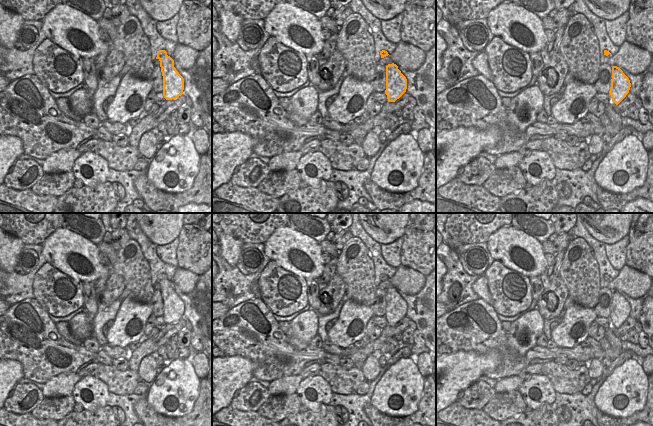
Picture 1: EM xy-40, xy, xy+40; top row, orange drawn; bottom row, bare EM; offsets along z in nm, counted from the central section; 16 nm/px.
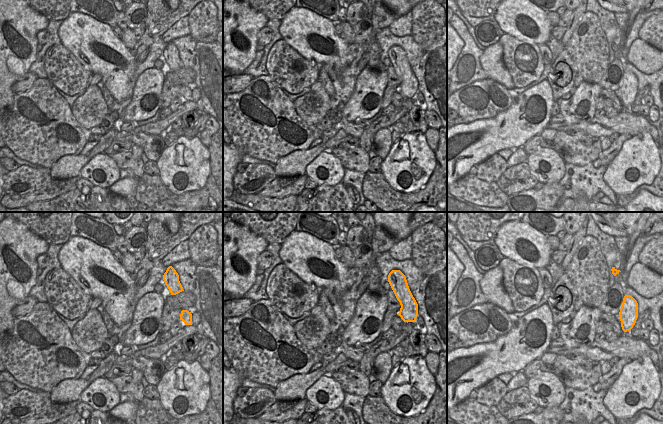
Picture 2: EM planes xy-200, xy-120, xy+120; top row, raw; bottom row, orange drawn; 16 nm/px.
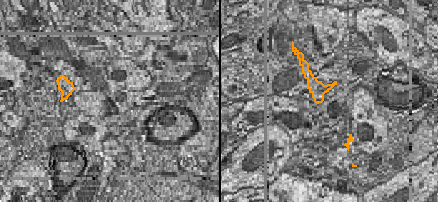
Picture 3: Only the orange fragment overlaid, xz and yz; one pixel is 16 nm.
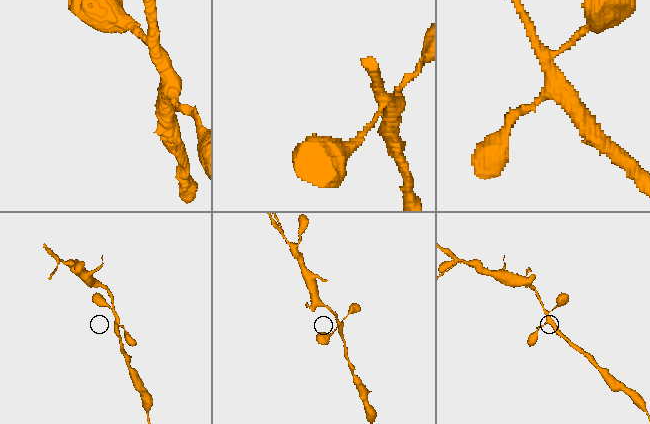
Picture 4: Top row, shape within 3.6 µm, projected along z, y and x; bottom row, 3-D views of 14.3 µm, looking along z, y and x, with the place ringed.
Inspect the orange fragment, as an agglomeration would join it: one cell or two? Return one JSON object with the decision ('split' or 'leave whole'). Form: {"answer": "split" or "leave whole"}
{"answer": "leave whole"}

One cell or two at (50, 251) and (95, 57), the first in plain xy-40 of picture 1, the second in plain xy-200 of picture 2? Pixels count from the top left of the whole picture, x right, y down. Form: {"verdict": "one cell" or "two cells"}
{"verdict": "one cell"}

